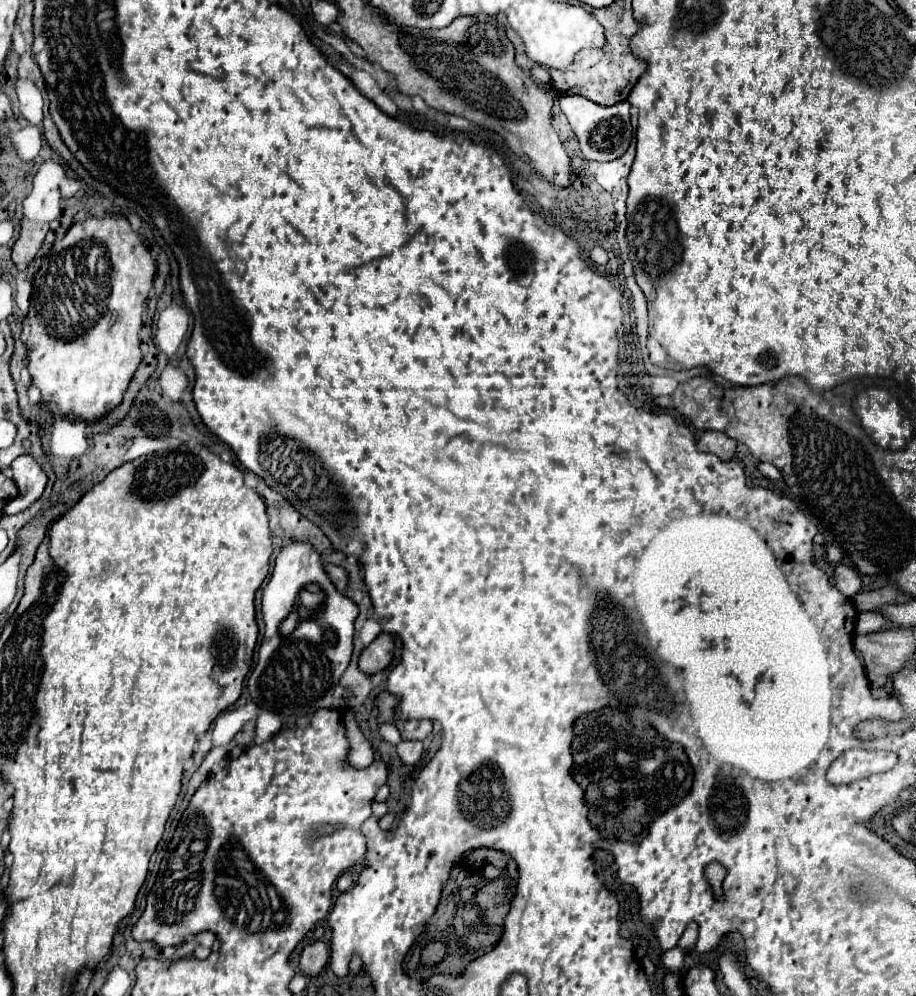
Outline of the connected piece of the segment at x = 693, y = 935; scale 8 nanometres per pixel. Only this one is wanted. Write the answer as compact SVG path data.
M691 922L687 928L685 928L685 932L683 932L683 936L681 936L681 940L679 940L679 948L693 948L697 944L697 922Z

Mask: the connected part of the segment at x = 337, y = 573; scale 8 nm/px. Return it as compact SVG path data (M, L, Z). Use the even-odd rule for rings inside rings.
M327 564L327 566L325 566L325 572L327 572L327 576L331 578L331 582L335 584L335 588L337 588L339 592L343 592L343 590L347 588L347 572L345 572L343 568L333 566L333 564Z

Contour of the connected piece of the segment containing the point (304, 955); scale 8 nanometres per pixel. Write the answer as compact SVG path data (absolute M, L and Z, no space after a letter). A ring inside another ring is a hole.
M319 940L303 948L299 956L299 970L307 976L317 976L331 958L331 948L327 942Z

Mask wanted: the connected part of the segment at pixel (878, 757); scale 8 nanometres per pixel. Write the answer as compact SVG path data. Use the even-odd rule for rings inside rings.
M847 750L831 762L827 770L827 782L837 786L867 778L877 772L887 772L897 764L898 755L892 750Z

